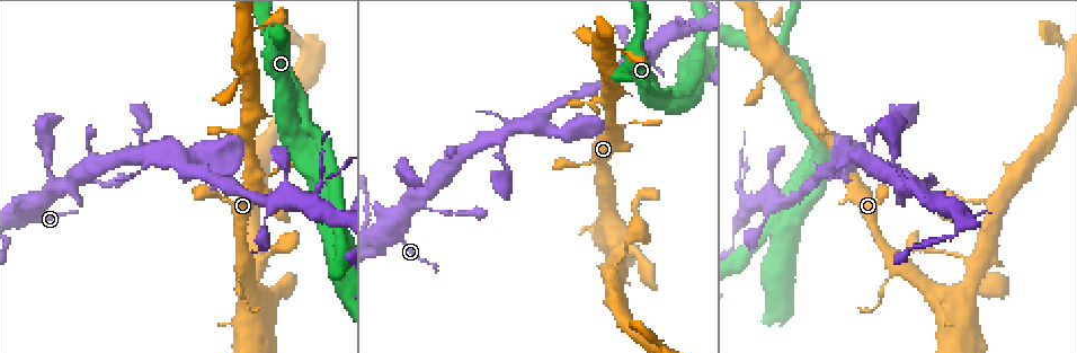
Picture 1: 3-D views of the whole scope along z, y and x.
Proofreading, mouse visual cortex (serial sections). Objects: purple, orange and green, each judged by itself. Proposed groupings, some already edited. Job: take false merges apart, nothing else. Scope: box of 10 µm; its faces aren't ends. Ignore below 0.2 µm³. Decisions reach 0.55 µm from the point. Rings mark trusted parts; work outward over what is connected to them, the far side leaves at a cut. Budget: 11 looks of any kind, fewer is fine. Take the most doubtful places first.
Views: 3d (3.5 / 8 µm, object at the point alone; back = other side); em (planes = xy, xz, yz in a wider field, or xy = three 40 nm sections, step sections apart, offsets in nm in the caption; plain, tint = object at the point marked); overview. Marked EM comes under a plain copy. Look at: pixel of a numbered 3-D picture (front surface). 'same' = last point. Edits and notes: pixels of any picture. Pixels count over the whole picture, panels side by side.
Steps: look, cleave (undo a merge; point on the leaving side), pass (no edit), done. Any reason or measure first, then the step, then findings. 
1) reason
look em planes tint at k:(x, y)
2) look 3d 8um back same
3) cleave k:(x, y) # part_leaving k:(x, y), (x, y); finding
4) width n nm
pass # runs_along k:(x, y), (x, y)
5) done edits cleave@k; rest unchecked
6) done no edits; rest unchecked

three-way junction
look 3d 8um at 1:(818, 160)

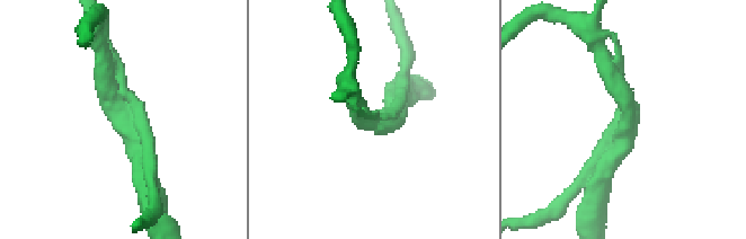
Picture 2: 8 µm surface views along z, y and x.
need the tissue
look em xy step 1 tint same

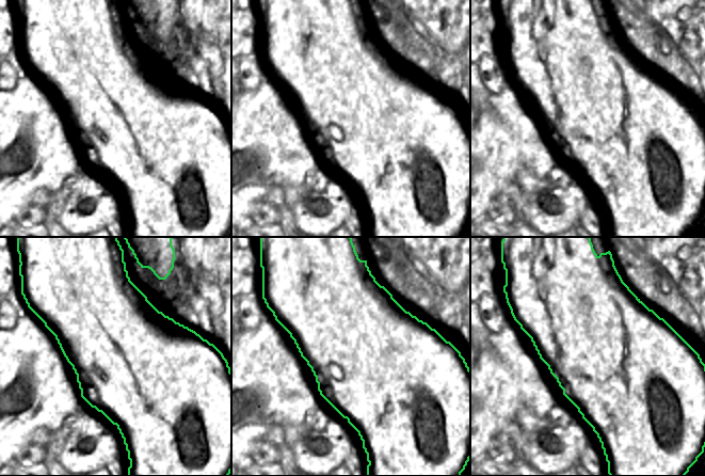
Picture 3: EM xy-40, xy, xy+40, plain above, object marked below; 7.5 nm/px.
pass # runs_along 2:(109, 97), (136, 134), (141, 151); one cell here

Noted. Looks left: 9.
narrows sharply
look 3d 3.5um at 1:(331, 178)

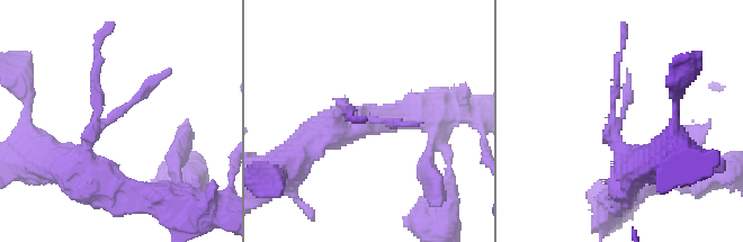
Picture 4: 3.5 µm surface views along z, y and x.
now the EM
look em xy step 3 tint at 4:(116, 116)

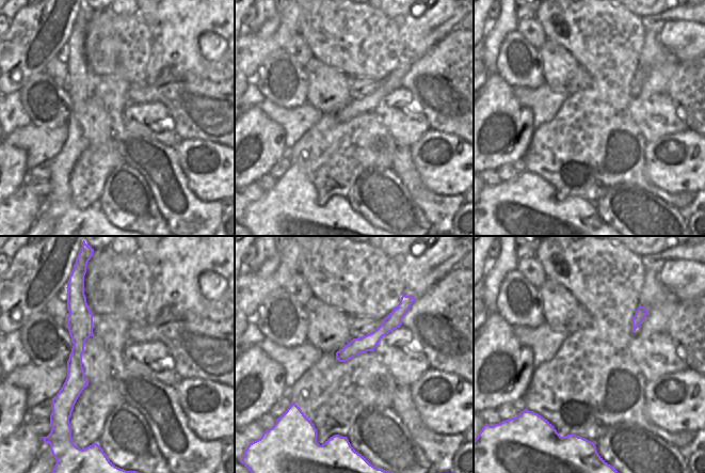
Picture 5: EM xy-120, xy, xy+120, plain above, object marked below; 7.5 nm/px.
width 120 nm
pass # runs_along 4:(73, 166), (90, 135), (167, 69); all the same cell

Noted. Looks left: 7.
abrupt turn
look 3d 3.5um at 1:(260, 334)

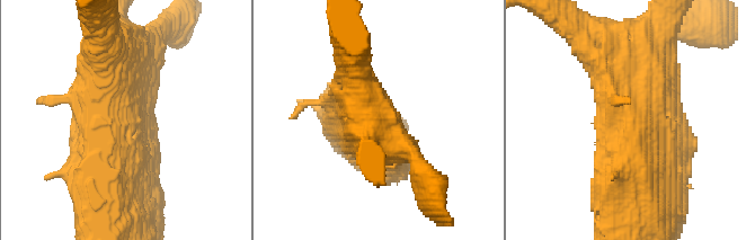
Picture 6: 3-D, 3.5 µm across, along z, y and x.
look em xy step 1 tint at 6:(125, 119)

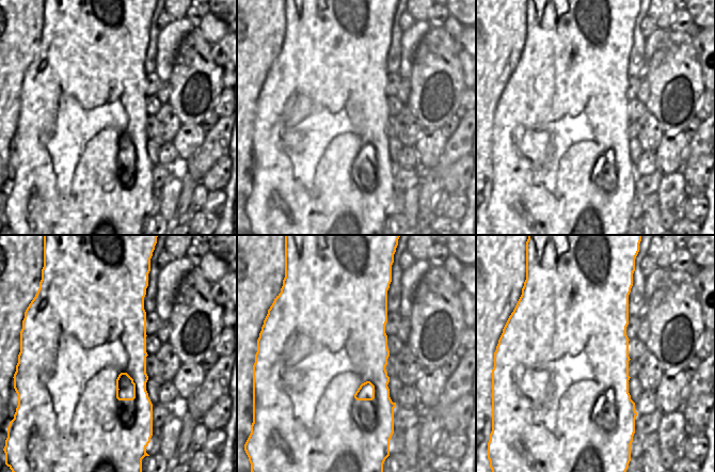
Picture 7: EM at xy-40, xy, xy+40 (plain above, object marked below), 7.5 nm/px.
cut it another way
look em planes tint same

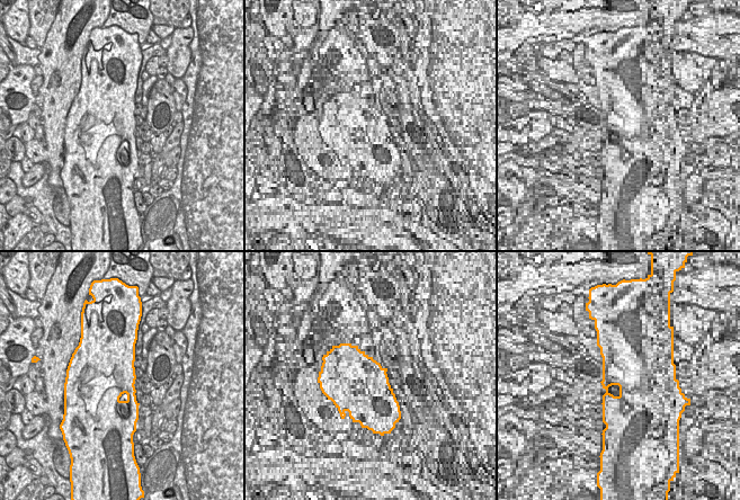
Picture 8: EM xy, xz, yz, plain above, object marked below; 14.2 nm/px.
pass # runs_along 6:(606, 41), (624, 47), (647, 169); one cell here

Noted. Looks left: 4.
a narrow waist
look em xy step 1 tint at 1:(626, 247)

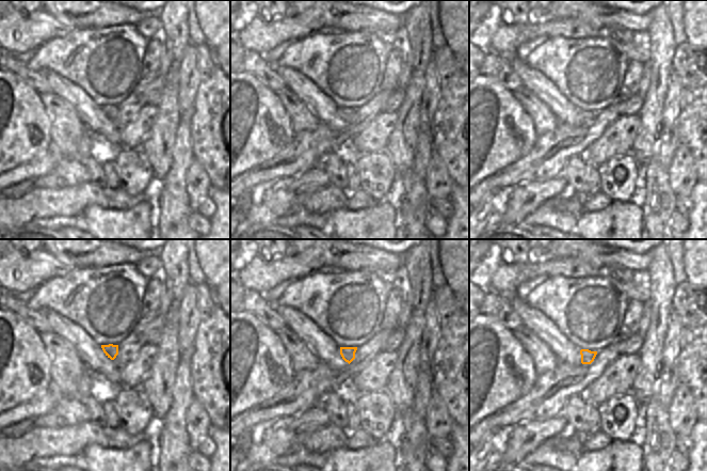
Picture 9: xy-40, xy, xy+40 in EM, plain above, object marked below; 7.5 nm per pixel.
look 3d 3.5um same

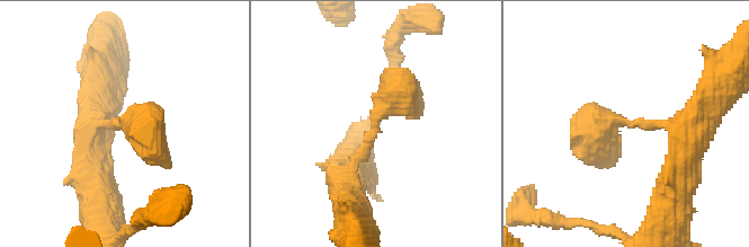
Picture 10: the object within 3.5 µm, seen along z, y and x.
pass # runs_along 10:(346, 190), (380, 112), (415, 103); all the same cell

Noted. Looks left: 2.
done no edits; rest unchecked

